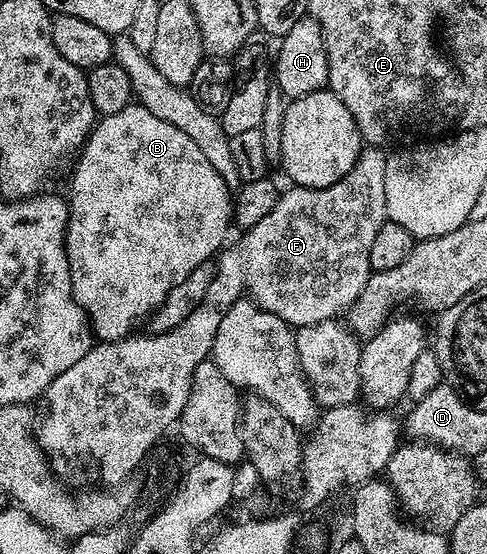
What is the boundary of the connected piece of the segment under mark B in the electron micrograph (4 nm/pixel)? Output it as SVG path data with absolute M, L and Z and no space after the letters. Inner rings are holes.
M131 104L123 108L123 112L106 114L94 125L85 145L76 155L77 167L73 170L73 179L69 182L69 227L65 233L65 251L71 272L71 288L78 304L85 309L89 317L89 327L97 342L118 342L120 338L130 337L133 325L142 318L148 319L153 311L158 310L167 300L173 288L183 284L199 264L210 261L226 245L225 233L231 227L231 187L224 182L223 176L215 172L209 160L201 152L198 145L186 133L179 131L175 125L159 120L147 108Z

